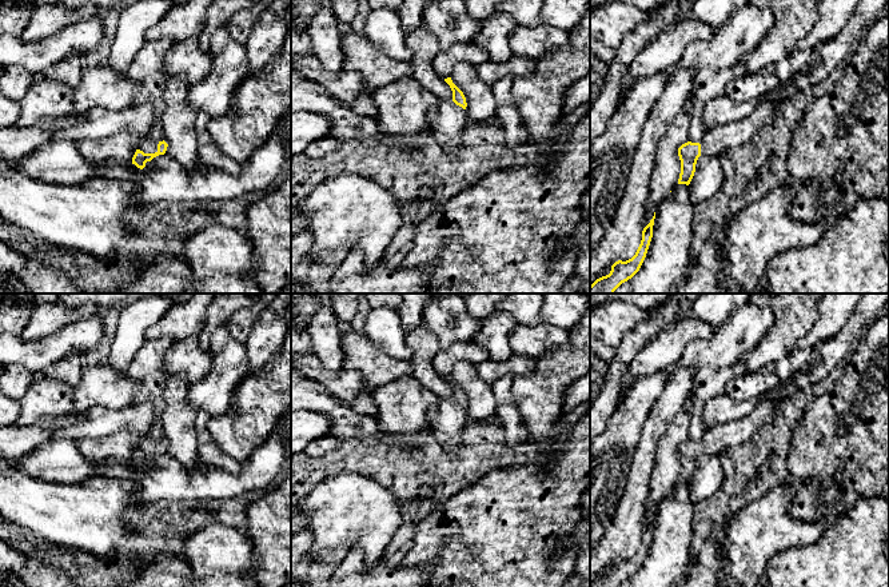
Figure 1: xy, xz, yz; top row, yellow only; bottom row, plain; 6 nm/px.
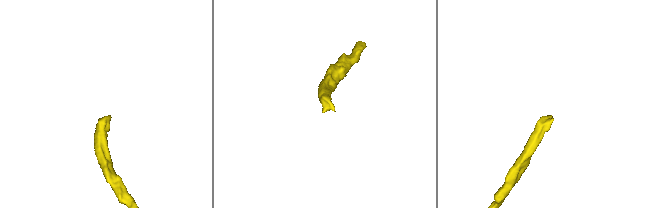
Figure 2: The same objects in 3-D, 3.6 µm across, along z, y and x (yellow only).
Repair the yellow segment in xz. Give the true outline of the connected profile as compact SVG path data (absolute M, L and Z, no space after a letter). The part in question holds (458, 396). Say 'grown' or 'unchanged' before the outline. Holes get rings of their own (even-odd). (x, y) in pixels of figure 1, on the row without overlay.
grown; M451 376L444 380L453 390L453 398L440 400L436 406L431 419L431 434L447 452L451 452L458 447L470 419L463 391L453 382Z

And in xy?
grown; M141 436L140 444L132 456L132 463L143 468L147 460L151 460L154 456L159 454L164 454L167 450L167 446L168 443L164 439L151 440L145 436Z

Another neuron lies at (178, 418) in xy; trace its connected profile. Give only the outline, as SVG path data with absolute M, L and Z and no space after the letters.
M183 375L168 379L160 403L160 420L168 443L166 454L176 459L184 470L192 470L198 463L198 439L195 435L195 419L198 410L187 402L190 390Z

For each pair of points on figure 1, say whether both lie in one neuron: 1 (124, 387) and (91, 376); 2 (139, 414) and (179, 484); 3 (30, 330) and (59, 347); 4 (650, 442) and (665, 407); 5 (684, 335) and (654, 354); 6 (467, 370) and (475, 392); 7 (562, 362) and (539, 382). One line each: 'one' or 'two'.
1: one
2: two
3: two
4: one
5: one
6: one
7: one

